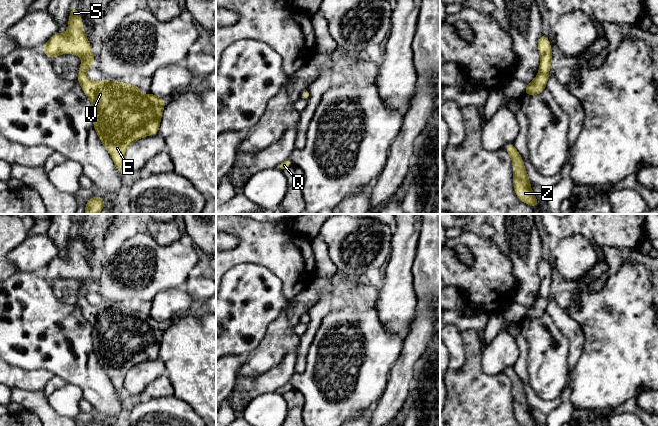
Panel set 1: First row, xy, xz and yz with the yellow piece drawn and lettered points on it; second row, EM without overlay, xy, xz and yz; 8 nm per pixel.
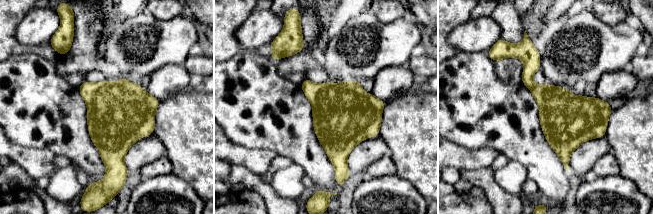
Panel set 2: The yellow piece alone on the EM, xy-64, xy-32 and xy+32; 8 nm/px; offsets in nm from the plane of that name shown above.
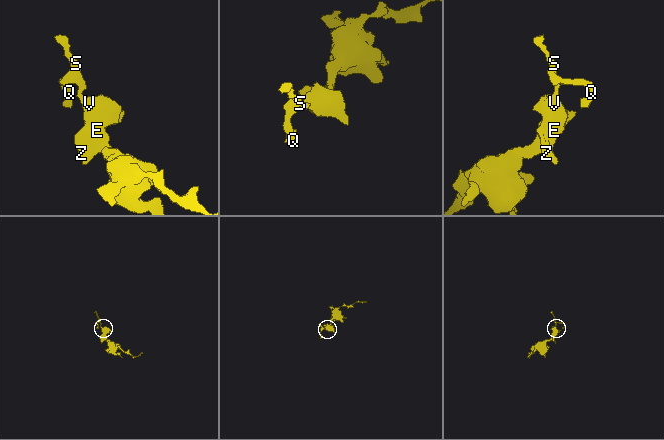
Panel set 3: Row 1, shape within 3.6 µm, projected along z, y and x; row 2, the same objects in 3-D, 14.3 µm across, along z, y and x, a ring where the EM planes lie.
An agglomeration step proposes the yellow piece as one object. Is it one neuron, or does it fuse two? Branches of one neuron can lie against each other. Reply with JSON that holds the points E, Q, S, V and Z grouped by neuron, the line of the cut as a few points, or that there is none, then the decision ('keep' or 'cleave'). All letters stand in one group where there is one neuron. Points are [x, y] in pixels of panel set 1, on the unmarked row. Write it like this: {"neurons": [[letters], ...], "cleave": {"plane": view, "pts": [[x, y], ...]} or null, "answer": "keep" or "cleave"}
{"neurons": [["E", "Q", "S", "V", "Z"]], "cleave": null, "answer": "keep"}

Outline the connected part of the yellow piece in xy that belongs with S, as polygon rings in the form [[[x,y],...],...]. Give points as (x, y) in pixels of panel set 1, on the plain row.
[[[76,231],[70,234],[68,256],[55,257],[42,274],[51,283],[59,278],[82,281],[77,305],[92,326],[93,348],[98,361],[117,395],[123,399],[126,396],[124,380],[128,371],[140,362],[159,356],[165,324],[151,316],[143,320],[137,307],[130,310],[124,306],[94,306],[87,302],[86,295],[96,284]]]

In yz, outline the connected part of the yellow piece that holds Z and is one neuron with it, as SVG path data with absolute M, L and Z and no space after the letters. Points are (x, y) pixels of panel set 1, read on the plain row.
M509 367L504 372L513 385L513 410L517 422L521 426L538 426L530 411L530 404L524 391L523 383L514 367Z

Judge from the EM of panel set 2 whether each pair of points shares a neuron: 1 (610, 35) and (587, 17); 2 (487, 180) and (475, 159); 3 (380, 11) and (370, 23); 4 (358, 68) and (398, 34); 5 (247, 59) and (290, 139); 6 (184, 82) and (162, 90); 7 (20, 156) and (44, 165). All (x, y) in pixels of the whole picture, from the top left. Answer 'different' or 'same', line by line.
1: same
2: different
3: different
4: same
5: same
6: same
7: same

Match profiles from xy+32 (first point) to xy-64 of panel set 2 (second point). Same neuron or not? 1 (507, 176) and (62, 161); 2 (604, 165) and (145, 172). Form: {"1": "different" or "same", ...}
{"1": "different", "2": "same"}

